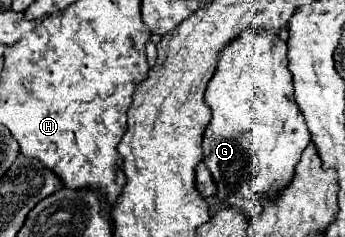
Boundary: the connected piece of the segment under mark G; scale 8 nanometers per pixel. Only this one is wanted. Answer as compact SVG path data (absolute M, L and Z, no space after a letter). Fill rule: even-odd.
M246 30L246 34L232 40L220 52L216 74L206 88L206 104L212 110L212 120L204 132L204 164L218 188L216 196L226 200L226 206L238 208L248 218L260 218L262 200L278 198L280 192L290 186L300 154L312 142L300 106L294 100L286 44L278 36L260 34L260 30Z

